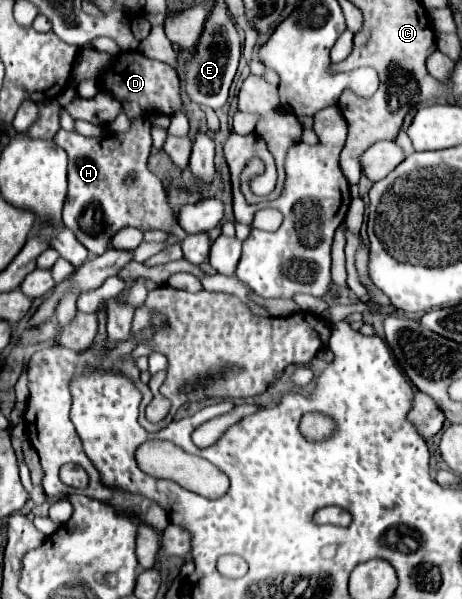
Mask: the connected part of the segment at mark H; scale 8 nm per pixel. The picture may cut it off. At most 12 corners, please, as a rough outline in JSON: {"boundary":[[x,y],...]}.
{"boundary":[[152,114],[66,130],[62,220],[100,256],[126,226],[188,236],[148,170]]}

